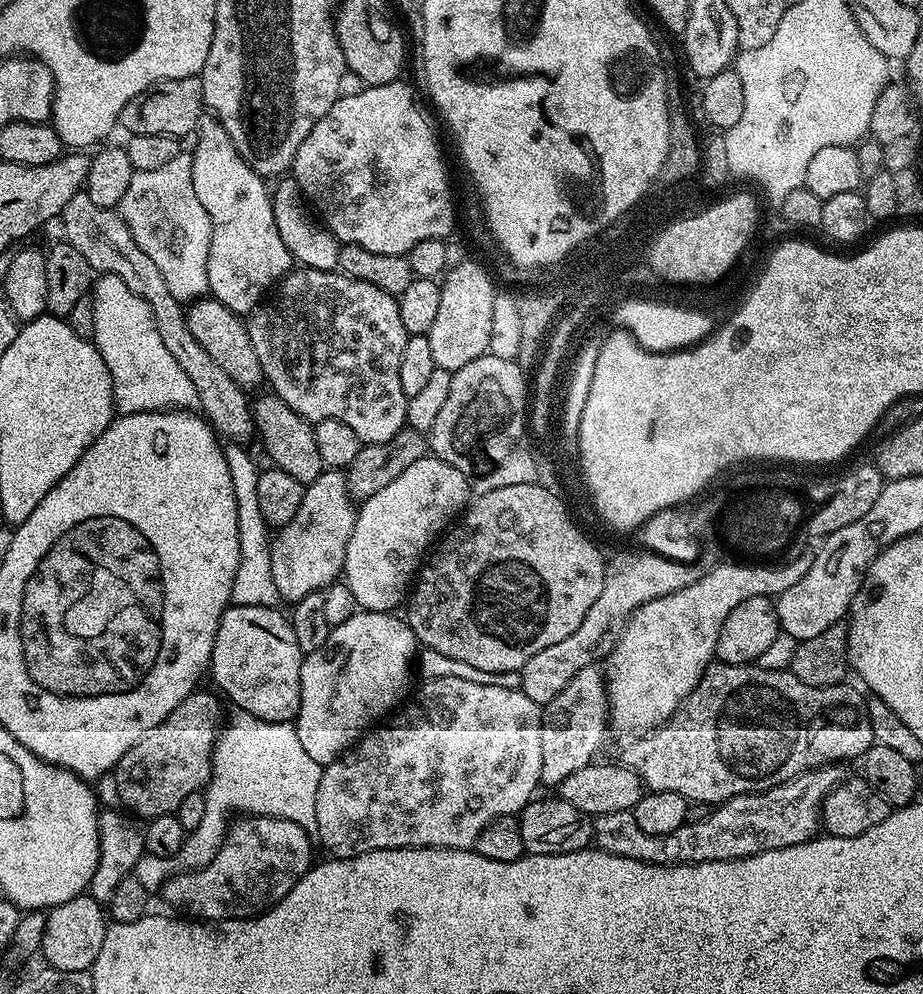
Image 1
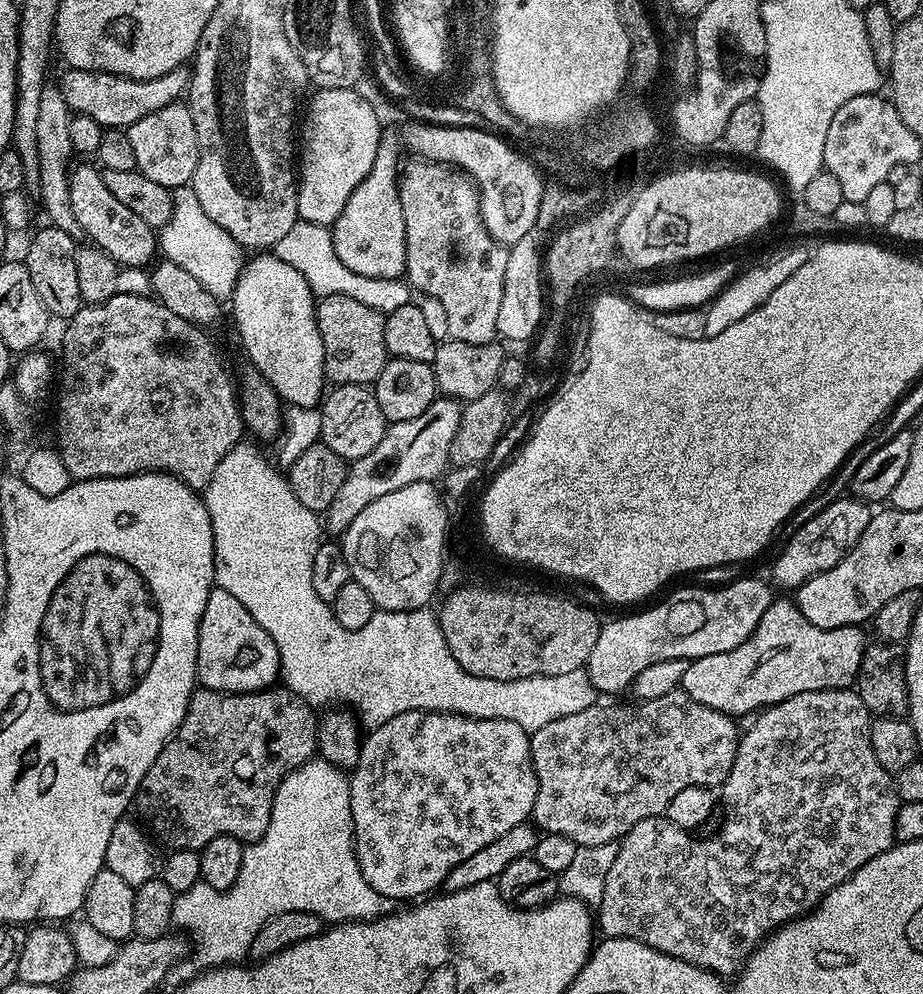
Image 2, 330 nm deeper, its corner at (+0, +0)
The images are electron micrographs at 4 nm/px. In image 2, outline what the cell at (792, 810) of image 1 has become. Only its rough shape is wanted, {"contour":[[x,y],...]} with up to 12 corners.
{"contour":[[851,687],[741,735],[724,825],[619,841],[598,928],[732,978],[896,840]]}

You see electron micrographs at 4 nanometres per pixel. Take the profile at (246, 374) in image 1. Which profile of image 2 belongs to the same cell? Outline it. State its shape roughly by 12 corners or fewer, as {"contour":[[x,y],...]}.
{"contour":[[99,167],[68,177],[84,236],[121,269],[147,269],[157,229],[114,198]]}

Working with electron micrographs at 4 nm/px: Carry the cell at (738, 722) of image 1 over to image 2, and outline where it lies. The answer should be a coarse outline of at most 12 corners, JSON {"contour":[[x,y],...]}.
{"contour":[[683,690],[531,733],[530,820],[617,843],[742,735]]}

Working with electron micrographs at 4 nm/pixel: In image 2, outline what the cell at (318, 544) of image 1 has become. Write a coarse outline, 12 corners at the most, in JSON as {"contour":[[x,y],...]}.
{"contour":[[437,398],[348,464],[323,527],[443,477],[461,401]]}

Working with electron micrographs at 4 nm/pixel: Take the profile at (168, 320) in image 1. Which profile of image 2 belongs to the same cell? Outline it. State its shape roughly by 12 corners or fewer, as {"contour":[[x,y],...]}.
{"contour":[[55,83],[38,98],[44,212],[84,236],[70,210],[73,113]]}

